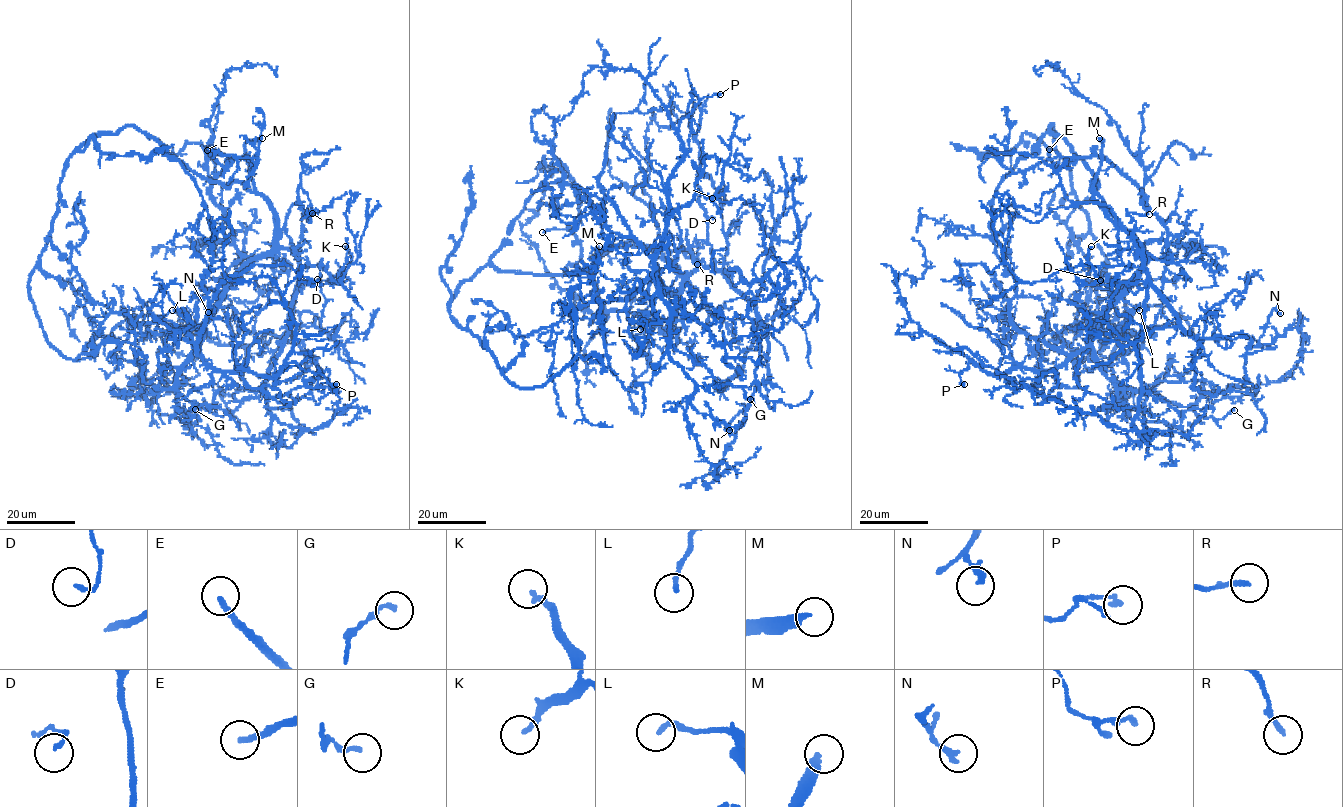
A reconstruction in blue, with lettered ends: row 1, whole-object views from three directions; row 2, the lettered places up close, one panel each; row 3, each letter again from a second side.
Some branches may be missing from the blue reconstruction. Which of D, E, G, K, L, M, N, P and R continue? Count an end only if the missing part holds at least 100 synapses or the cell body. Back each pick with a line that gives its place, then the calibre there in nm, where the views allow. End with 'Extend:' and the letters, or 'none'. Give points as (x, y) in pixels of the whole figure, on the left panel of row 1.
M: at (262, 138); 280 nm thick
Extend: M

